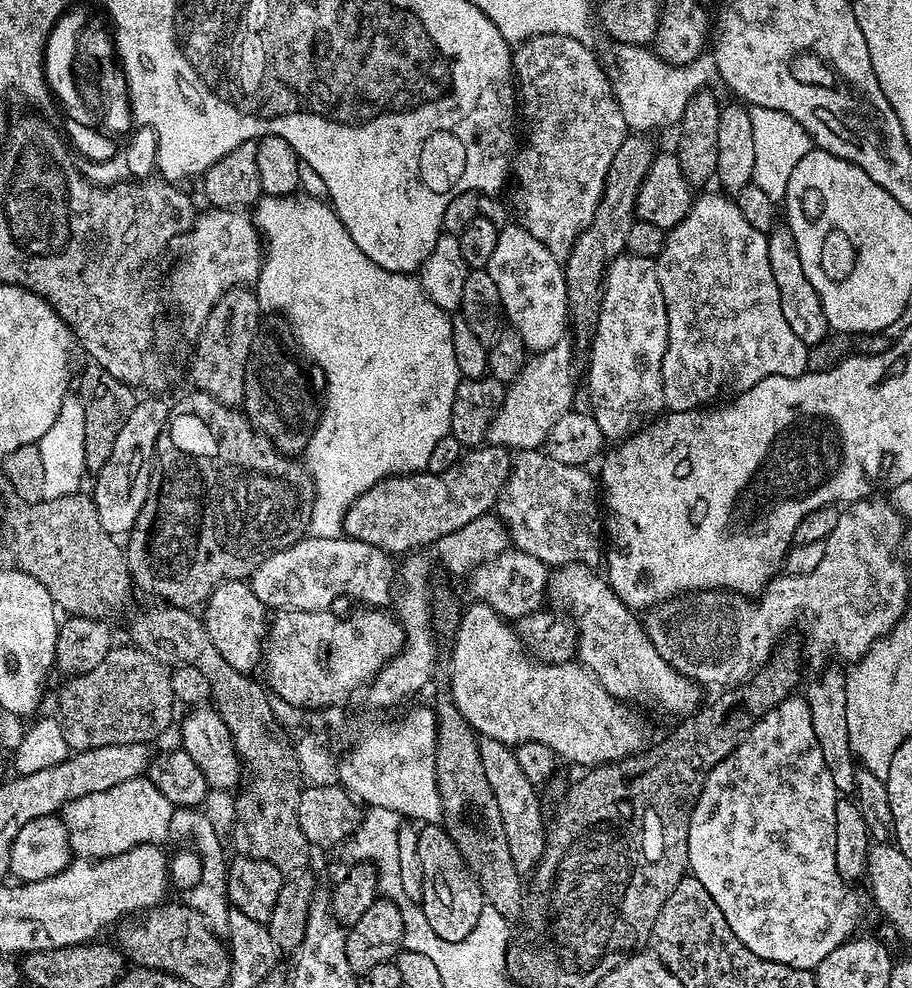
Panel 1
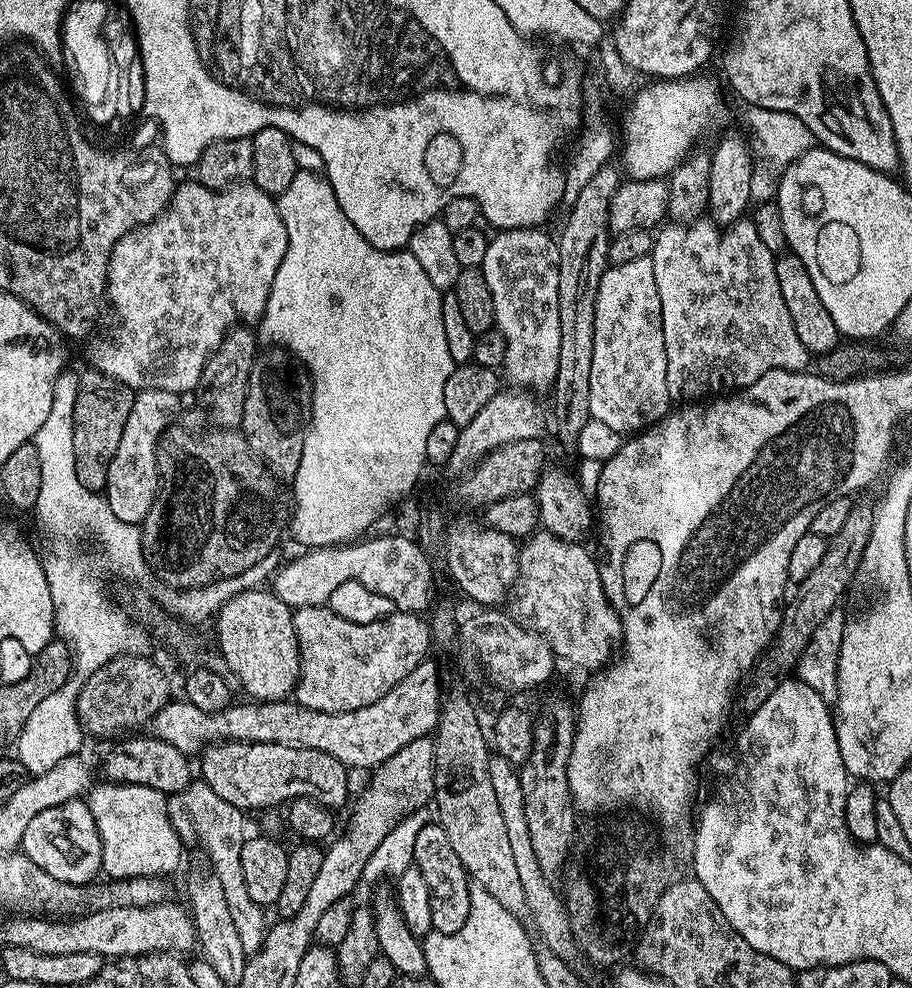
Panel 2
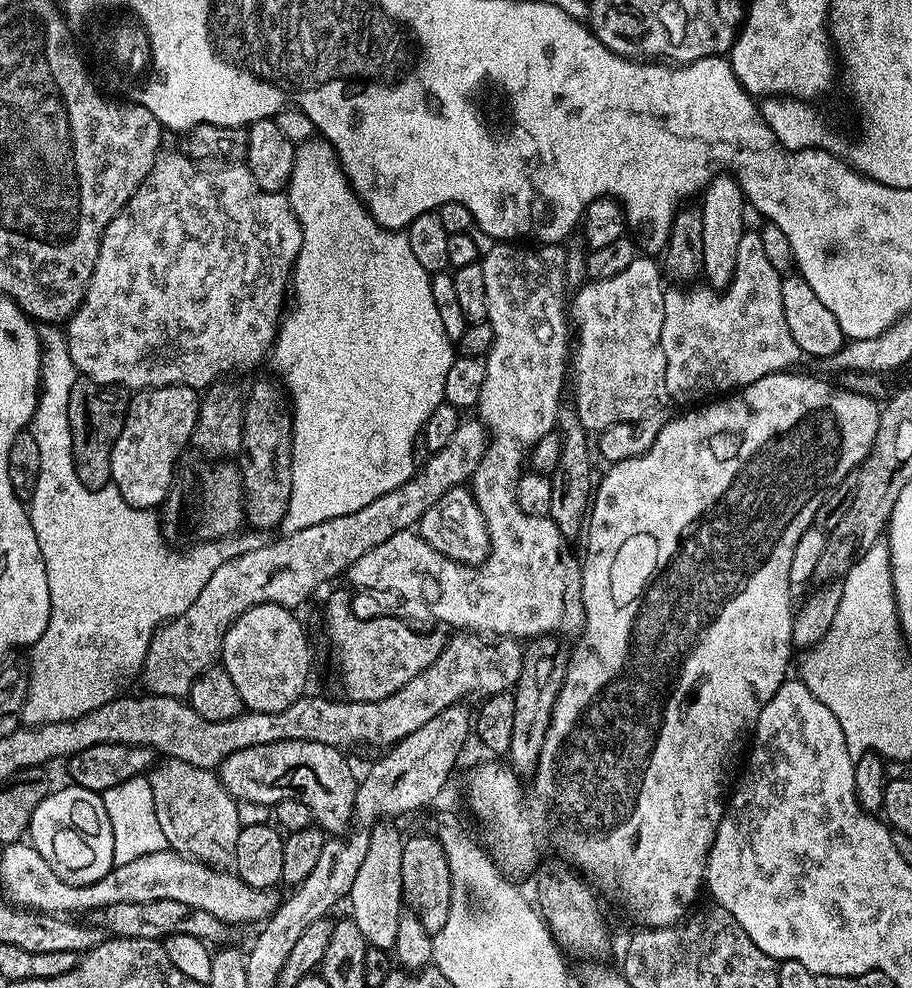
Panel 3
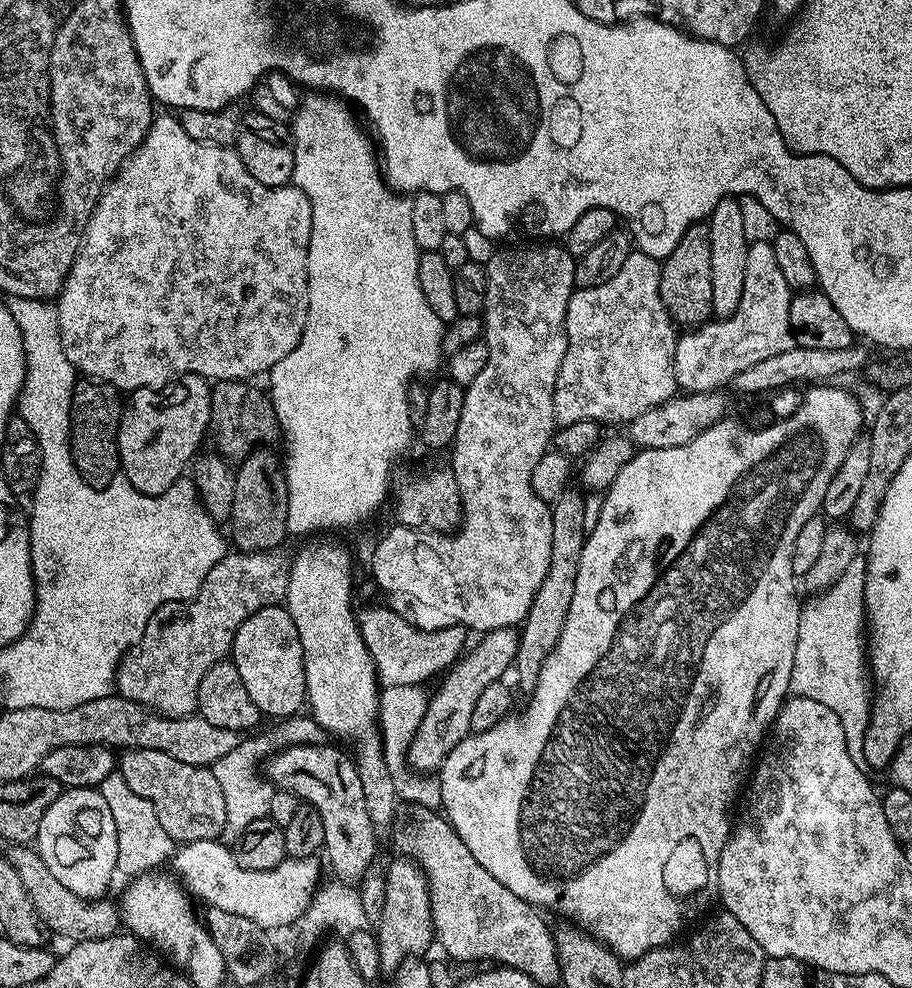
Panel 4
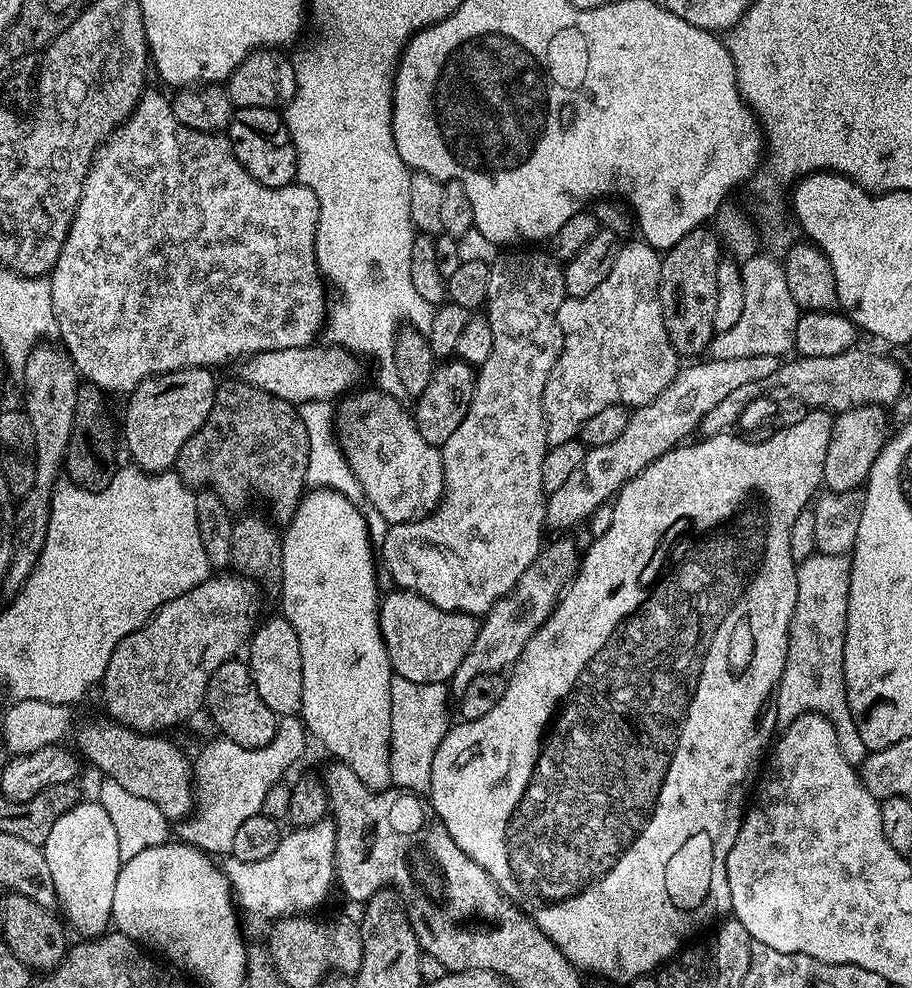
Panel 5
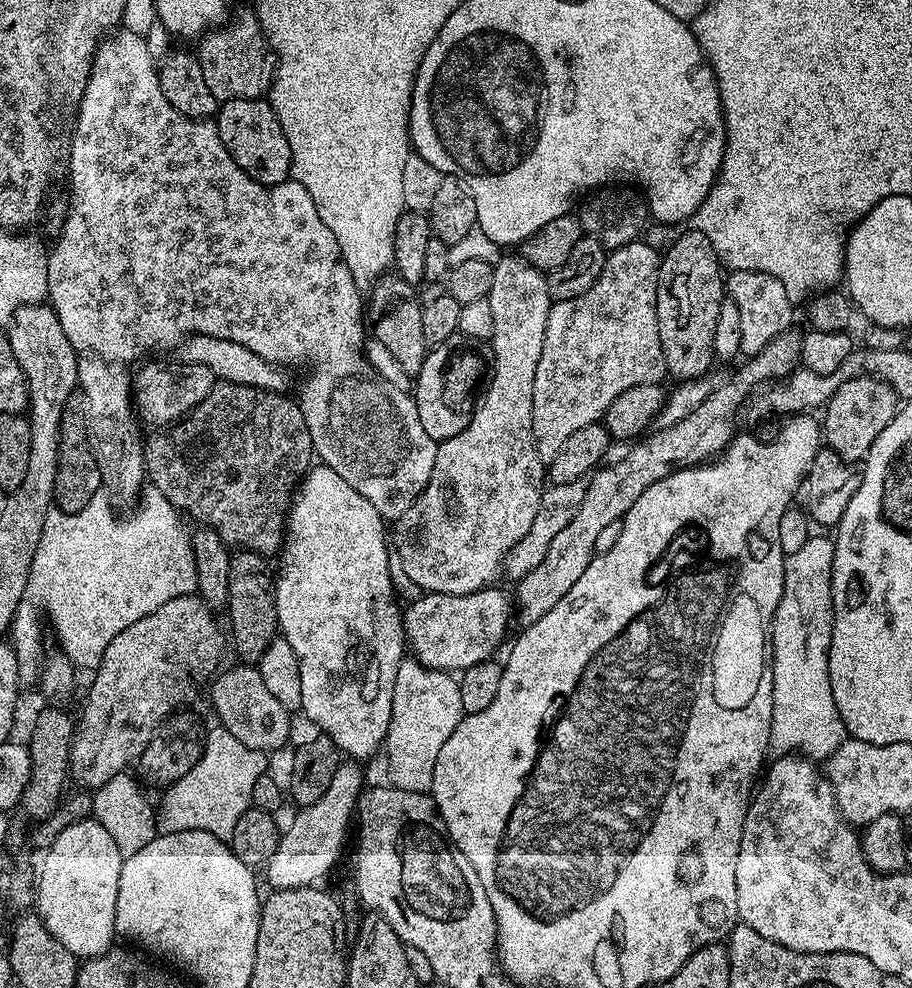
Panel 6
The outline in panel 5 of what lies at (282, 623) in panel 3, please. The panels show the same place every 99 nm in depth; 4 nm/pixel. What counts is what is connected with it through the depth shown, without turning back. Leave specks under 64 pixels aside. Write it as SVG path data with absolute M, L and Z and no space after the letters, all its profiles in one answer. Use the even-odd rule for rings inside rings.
M280 614L262 624L246 644L248 671L262 702L266 702L277 717L295 716L302 706L302 650L298 646L298 634L294 634L294 626Z

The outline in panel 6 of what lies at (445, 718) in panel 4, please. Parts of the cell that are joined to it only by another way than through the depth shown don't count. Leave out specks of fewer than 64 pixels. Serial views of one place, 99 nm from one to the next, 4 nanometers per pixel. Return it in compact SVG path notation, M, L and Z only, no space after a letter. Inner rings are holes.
M789 330L778 334L760 352L755 353L740 368L740 373L733 380L728 380L724 385L713 387L712 392L686 418L668 428L656 430L653 436L645 435L631 445L632 448L621 460L613 464L605 463L591 473L588 480L586 498L582 498L582 506L578 506L578 514L570 518L554 542L550 542L550 550L546 550L546 558L534 566L525 576L519 577L520 584L514 591L514 608L518 613L521 625L527 626L538 622L542 614L554 610L560 599L568 593L570 586L582 578L586 566L590 566L592 557L597 555L596 539L606 526L623 521L624 515L642 498L642 494L654 482L666 478L671 472L680 468L691 468L697 464L705 463L709 458L715 457L724 451L734 439L732 432L732 415L739 408L745 407L746 401L753 392L762 384L784 379L796 371L800 364L800 338L801 333Z

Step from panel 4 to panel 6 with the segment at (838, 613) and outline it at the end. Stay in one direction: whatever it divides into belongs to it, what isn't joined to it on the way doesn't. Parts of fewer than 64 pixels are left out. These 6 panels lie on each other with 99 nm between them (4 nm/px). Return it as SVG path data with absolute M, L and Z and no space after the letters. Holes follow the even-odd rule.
M809 521L810 536L806 546L792 556L784 558L784 585L782 598L770 621L770 655L772 657L772 681L774 682L774 710L770 722L769 749L777 757L807 753L813 761L824 762L846 739L844 723L838 714L834 694L830 690L830 666L826 653L830 650L832 637L832 567L835 543L821 536L825 525Z

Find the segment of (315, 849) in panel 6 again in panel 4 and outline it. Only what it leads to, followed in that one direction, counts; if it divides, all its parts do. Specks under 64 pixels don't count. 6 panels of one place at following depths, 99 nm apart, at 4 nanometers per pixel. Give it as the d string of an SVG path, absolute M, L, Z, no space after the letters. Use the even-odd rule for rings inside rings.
M219 839L190 841L175 849L171 871L197 901L205 900L208 908L242 914L242 918L250 918L267 929L292 923L307 910L322 880L316 856L285 858L270 870L246 870L238 866L235 851L222 843Z

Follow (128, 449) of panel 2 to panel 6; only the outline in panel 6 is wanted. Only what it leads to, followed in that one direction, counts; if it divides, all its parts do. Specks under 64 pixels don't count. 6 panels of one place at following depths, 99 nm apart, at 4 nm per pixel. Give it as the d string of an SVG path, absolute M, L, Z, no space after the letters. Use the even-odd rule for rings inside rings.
M174 362L174 364L139 365L140 373L134 376L134 411L145 425L153 424L160 430L184 419L210 394L218 382L206 366Z

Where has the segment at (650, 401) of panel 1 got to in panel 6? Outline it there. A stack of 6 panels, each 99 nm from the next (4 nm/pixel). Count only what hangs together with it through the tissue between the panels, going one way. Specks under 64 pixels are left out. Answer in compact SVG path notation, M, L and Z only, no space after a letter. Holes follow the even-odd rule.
M643 239L635 240L621 248L614 248L608 252L608 260L604 263L602 274L586 294L569 300L558 300L553 303L550 314L546 318L546 338L542 342L542 358L538 358L538 370L534 370L534 410L532 411L532 425L534 426L534 442L538 450L538 458L545 466L551 464L558 450L562 450L562 442L574 434L574 430L582 430L582 426L597 423L603 417L604 411L622 394L622 390L630 390L630 386L639 384L655 384L663 381L666 376L664 359L662 358L662 342L658 338L658 318L656 317L656 279L660 273L661 253L651 248L651 243L644 244Z

